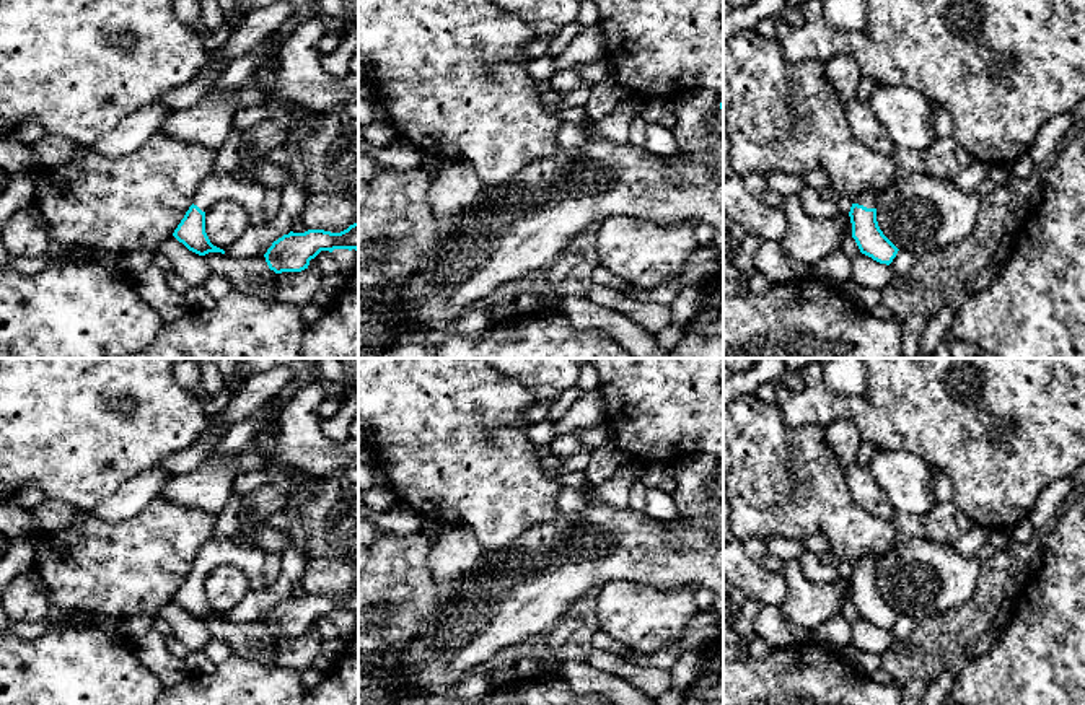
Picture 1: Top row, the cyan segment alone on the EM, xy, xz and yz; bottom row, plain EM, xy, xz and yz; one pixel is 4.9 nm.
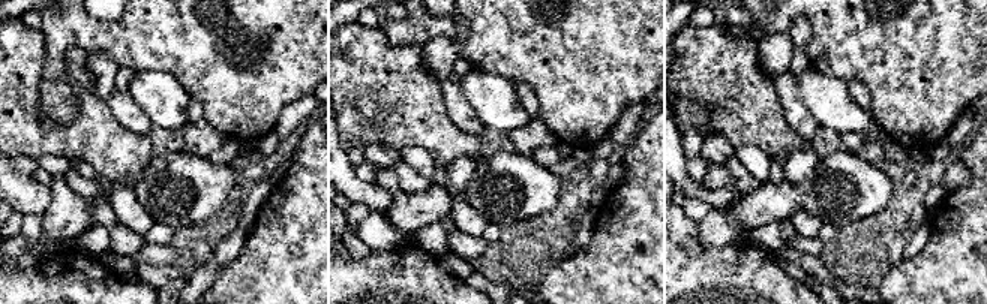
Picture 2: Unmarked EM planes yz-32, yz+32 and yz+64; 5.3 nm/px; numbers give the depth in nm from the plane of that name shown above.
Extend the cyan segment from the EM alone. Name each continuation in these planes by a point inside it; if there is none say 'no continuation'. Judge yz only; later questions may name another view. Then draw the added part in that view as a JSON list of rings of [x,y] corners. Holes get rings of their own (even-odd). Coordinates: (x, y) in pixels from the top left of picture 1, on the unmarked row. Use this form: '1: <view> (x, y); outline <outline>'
1: yz (869, 562); outline [[[873,554],[863,555],[854,568],[863,570],[867,573],[875,573],[878,565],[878,558]]]

